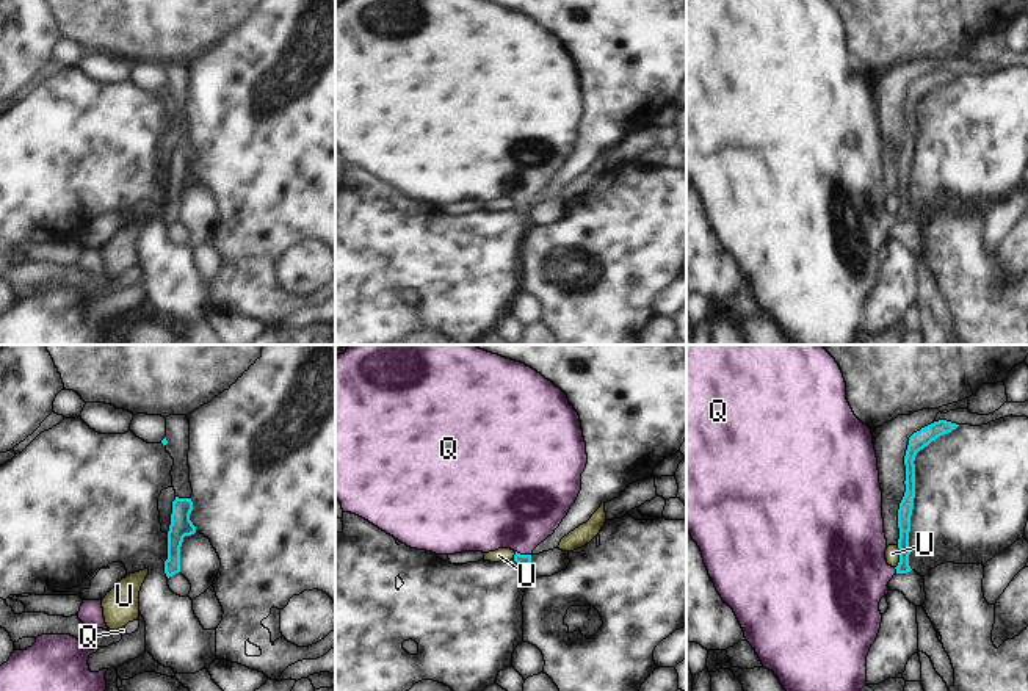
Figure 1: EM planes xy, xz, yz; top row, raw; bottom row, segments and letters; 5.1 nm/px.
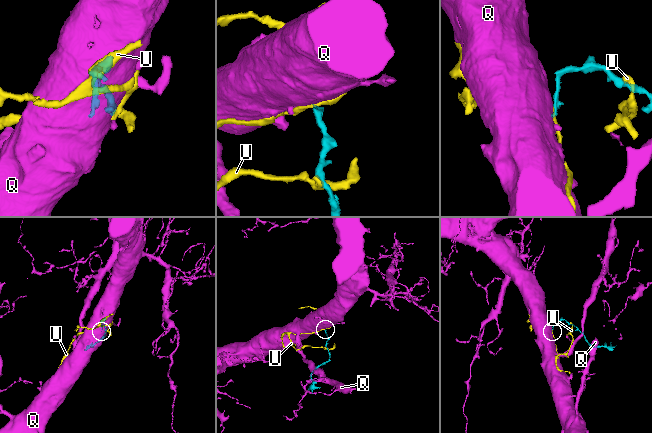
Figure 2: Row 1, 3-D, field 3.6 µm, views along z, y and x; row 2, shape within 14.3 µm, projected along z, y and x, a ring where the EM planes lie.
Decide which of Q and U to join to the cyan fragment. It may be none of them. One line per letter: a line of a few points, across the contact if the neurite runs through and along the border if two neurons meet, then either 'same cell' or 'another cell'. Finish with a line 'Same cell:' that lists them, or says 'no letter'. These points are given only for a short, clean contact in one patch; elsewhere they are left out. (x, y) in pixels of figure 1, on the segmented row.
Q: xz (524, 561), (524, 555), (519, 506) | same cell
U: another cell
Same cell: Q

